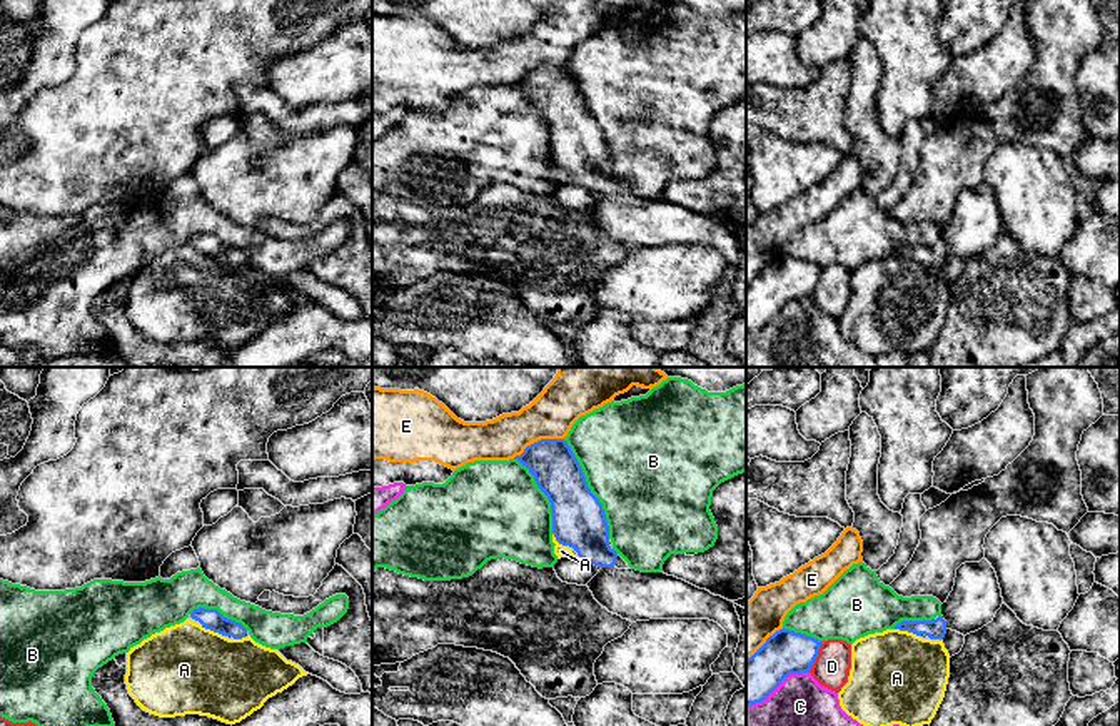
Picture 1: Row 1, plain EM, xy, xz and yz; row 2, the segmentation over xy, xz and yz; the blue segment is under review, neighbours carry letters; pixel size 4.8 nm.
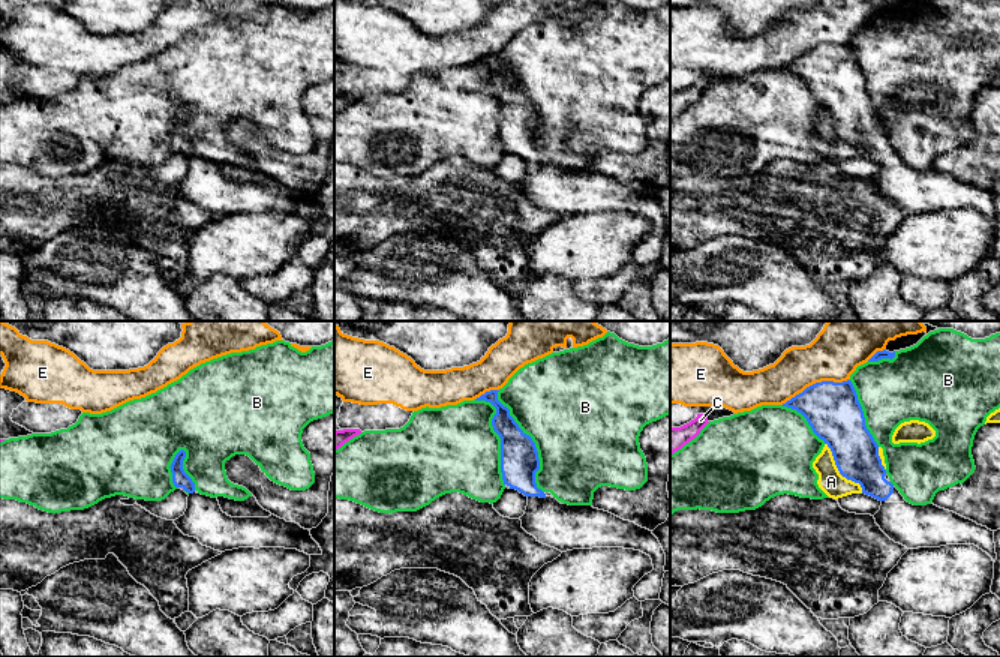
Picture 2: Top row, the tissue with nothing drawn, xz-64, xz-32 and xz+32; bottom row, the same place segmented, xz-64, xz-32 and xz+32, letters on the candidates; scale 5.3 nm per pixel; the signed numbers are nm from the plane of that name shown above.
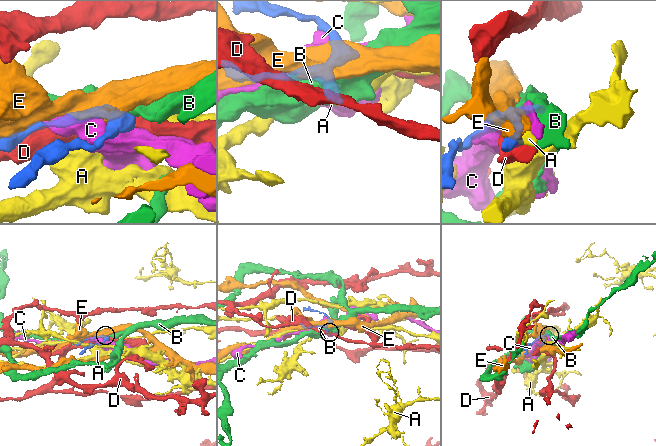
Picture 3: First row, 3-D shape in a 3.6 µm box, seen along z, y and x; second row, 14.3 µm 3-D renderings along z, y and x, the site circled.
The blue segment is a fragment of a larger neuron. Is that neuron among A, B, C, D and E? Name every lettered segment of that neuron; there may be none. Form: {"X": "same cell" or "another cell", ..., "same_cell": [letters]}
{"A": "another cell", "B": "another cell", "C": "another cell", "D": "another cell", "E": "another cell", "same_cell": []}

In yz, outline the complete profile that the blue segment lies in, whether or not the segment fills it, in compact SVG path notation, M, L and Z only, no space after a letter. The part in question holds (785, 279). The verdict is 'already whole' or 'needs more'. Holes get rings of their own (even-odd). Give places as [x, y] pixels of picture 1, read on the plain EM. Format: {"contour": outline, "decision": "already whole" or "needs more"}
{"contour": "M779 255L746 285L746 332L764 327L790 300L810 299L821 267Z", "decision": "already whole"}

